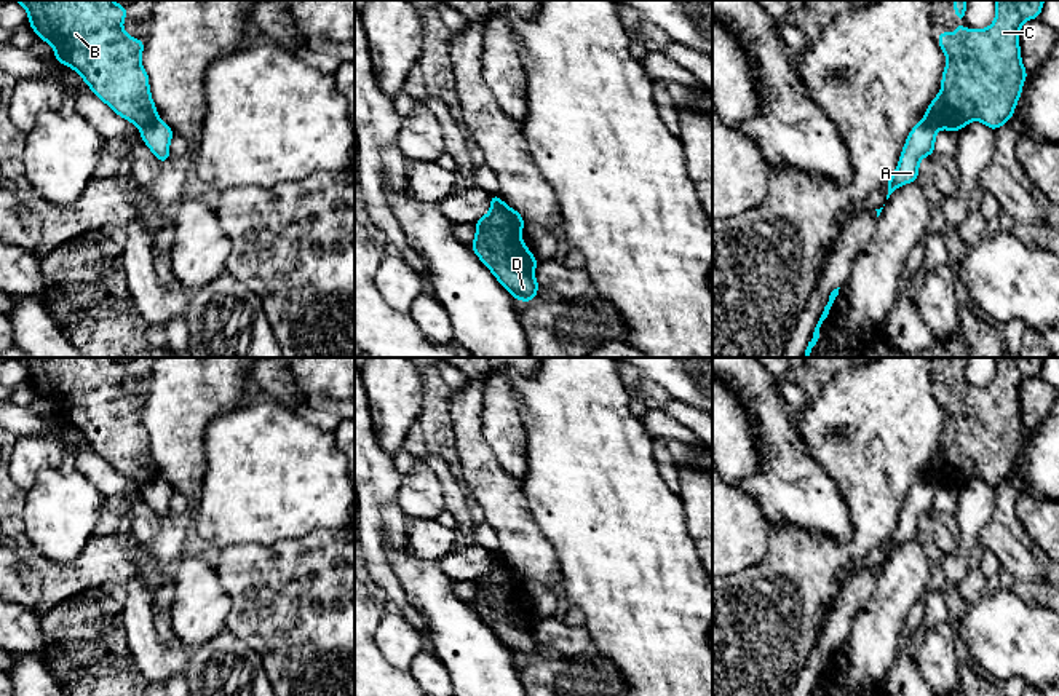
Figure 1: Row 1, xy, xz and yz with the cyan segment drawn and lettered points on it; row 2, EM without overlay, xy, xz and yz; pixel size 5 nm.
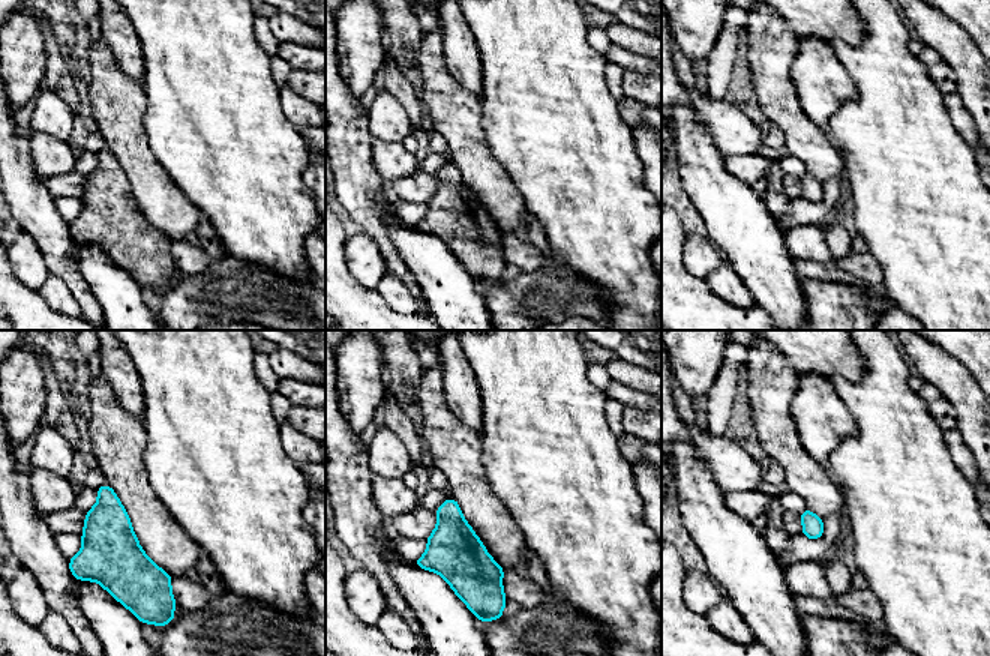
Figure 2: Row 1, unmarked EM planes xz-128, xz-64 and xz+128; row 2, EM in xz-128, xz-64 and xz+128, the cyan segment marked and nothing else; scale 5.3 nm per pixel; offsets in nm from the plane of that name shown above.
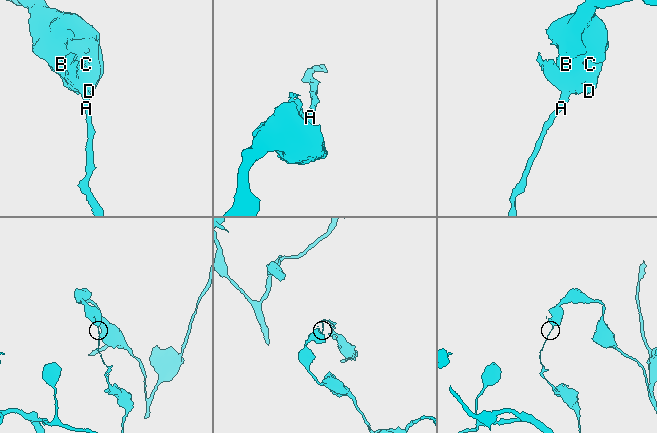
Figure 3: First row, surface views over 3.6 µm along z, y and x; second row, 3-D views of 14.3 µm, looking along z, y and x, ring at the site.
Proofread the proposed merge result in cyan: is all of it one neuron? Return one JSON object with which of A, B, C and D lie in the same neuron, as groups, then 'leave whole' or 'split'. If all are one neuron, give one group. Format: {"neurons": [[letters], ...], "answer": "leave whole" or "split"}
{"neurons": [["A"], ["B", "C", "D"]], "answer": "split"}

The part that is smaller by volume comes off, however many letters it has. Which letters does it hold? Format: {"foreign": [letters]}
{"foreign": ["A"]}

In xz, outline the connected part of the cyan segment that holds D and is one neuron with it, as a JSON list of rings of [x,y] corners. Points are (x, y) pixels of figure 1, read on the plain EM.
[[[490,552],[490,570],[476,583],[476,597],[470,602],[500,642],[518,658],[532,659],[540,643],[533,627],[538,623],[521,599],[522,583],[497,552]]]

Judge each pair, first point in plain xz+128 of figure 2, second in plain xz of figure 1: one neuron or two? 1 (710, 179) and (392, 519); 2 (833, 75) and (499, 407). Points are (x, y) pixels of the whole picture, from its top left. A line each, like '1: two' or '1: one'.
1: two
2: one

